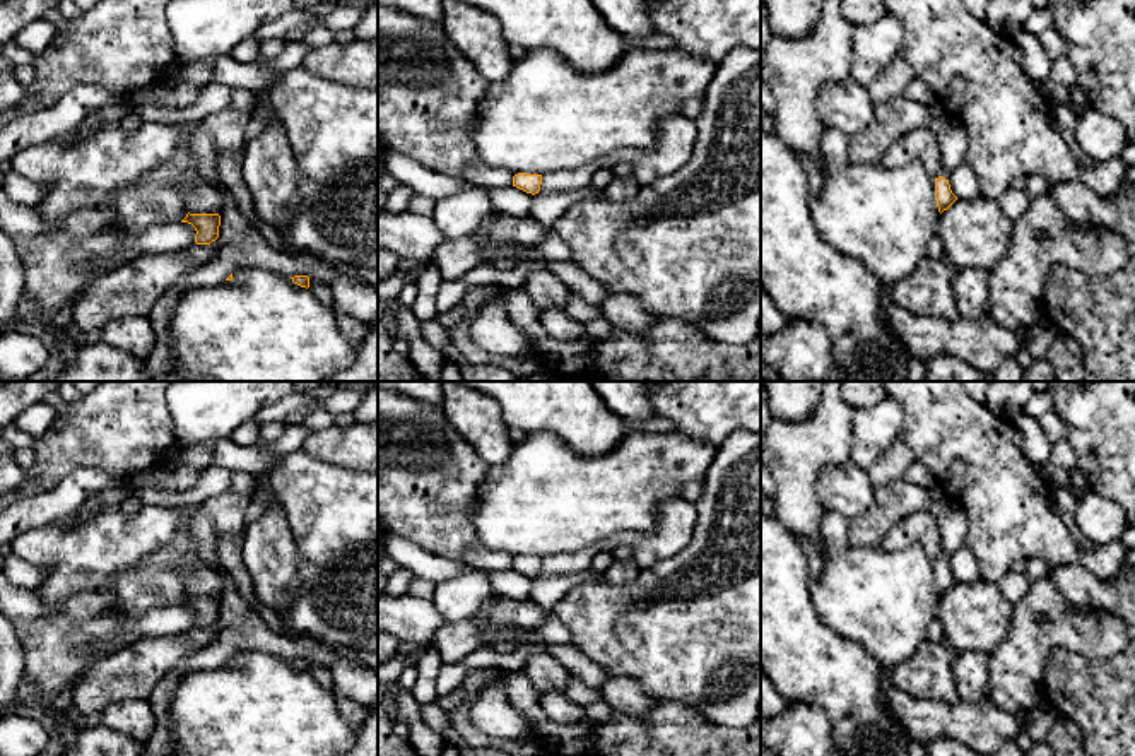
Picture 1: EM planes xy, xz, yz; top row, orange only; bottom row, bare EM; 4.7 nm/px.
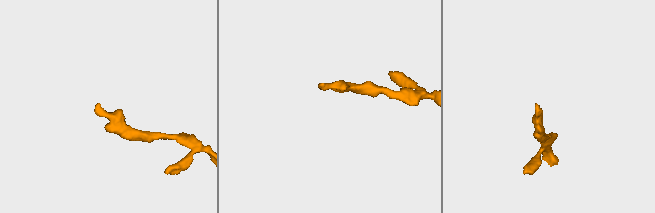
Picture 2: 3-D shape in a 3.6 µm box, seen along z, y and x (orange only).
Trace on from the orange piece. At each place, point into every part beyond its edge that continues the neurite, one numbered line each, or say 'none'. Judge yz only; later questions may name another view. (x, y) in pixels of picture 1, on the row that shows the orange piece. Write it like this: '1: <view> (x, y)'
1: yz (891, 120)

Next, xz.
none

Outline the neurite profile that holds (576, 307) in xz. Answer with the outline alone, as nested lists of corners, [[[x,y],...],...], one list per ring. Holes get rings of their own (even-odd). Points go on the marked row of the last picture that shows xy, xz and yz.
[[[571,292],[562,310],[576,322],[586,323],[593,318],[602,318],[598,306],[586,303],[578,292]]]

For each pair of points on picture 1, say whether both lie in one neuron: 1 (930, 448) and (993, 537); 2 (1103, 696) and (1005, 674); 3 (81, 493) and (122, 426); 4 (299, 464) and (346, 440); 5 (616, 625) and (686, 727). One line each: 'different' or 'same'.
1: same
2: different
3: different
4: different
5: different

